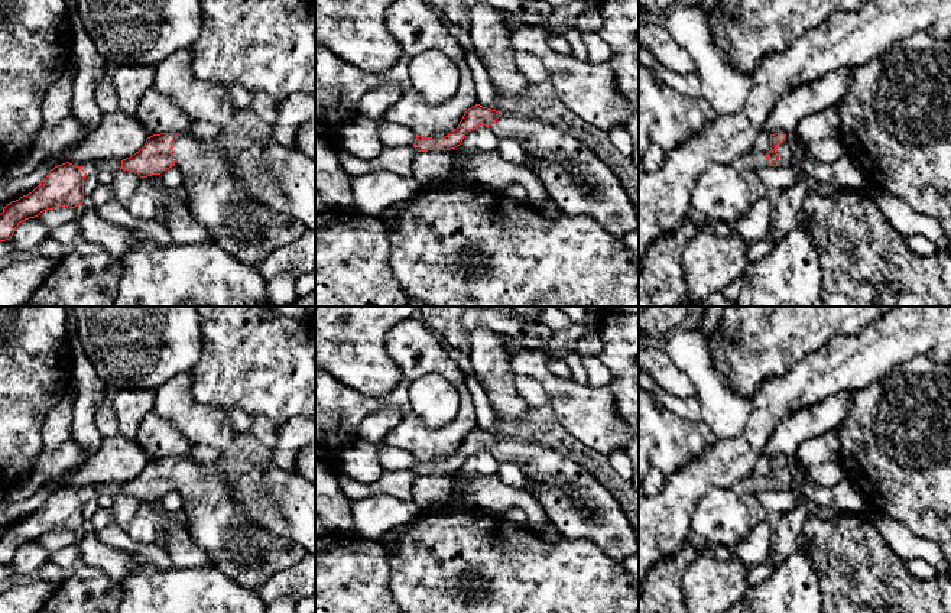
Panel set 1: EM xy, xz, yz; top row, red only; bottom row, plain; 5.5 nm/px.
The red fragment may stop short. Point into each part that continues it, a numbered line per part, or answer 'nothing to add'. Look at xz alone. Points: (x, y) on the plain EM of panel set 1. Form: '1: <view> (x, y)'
1: xz (578, 506)

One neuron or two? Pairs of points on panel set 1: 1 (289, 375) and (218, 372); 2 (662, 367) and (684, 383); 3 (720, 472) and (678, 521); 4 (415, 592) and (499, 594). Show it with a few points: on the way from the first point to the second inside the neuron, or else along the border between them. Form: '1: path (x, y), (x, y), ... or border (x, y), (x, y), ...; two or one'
1: path (272, 372), (236, 372); one
2: path (668, 373), (678, 383); one
3: path (706, 479), (678, 506); one
4: path (440, 577), (463, 567), (487, 576); one

